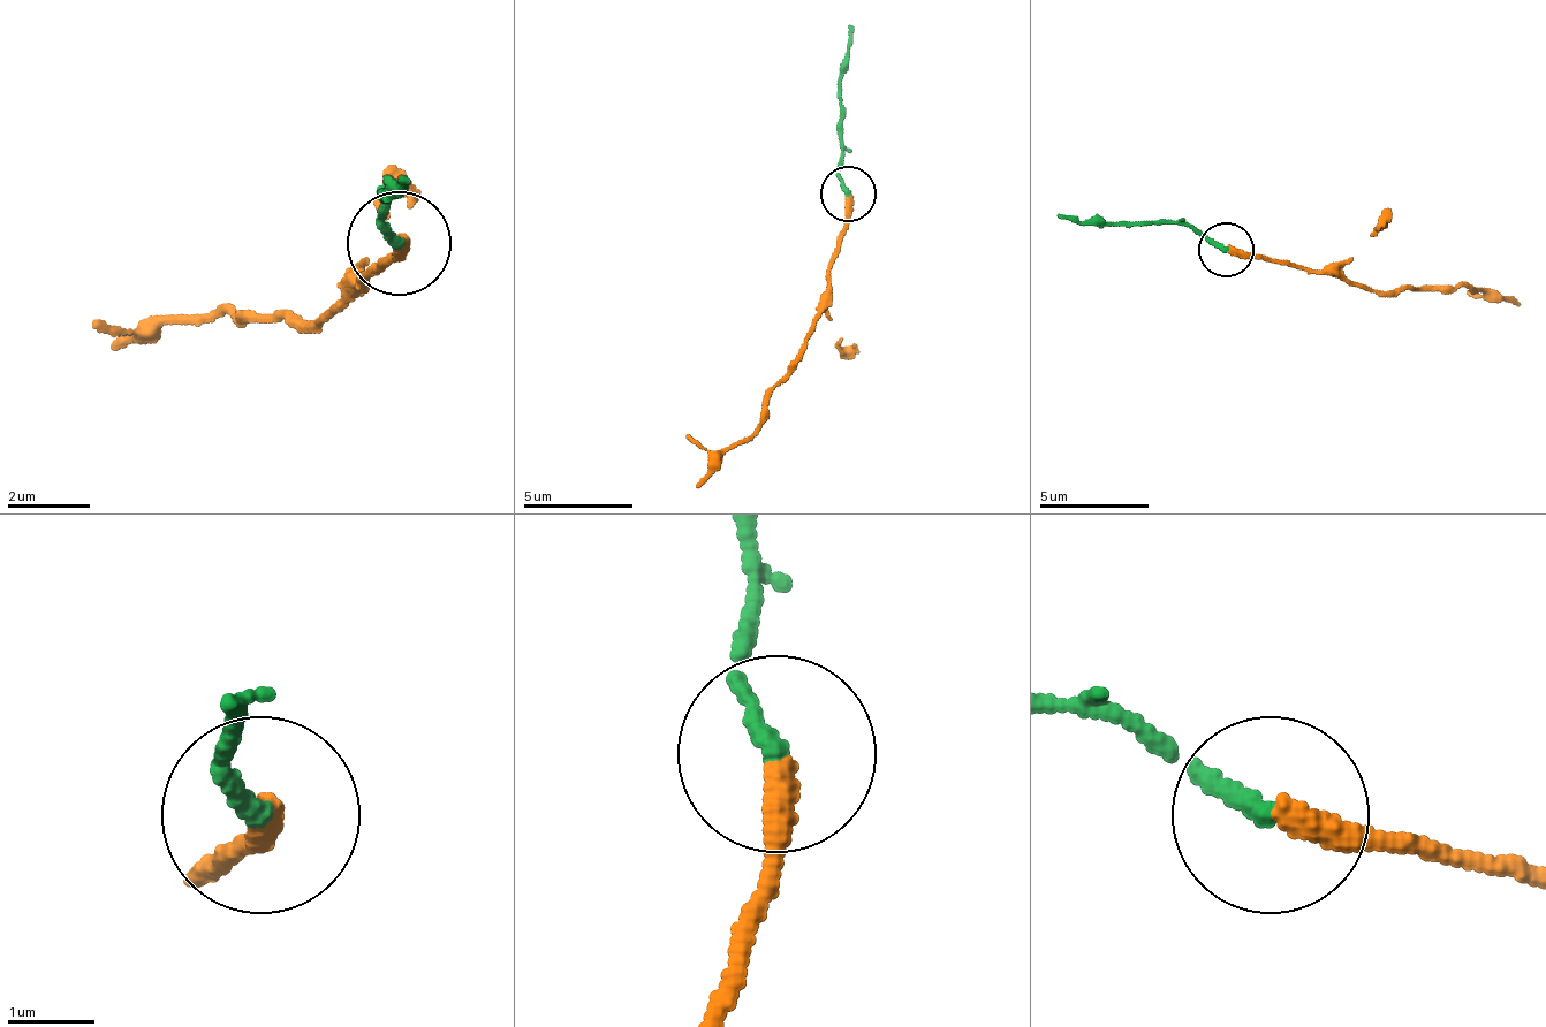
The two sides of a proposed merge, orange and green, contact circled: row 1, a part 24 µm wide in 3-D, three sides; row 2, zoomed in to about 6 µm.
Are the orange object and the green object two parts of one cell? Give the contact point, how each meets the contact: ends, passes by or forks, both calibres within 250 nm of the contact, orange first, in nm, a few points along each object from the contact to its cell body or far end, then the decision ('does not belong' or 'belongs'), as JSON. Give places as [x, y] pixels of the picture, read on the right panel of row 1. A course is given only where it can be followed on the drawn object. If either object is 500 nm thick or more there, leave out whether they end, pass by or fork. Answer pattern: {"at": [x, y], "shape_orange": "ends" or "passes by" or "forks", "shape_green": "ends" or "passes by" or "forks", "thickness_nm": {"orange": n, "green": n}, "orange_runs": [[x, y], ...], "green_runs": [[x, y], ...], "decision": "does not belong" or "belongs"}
{"at": [1226, 250], "shape_orange": "ends", "shape_green": "ends", "thickness_nm": {"orange": 340, "green": 220}, "orange_runs": [[1225, 251], [1251, 251], [1306, 273], [1340, 273], [1372, 289], [1499, 289], [1521, 305]], "green_runs": [[1225, 251], [1185, 223], [1070, 223], [1060, 212]], "decision": "belongs"}

